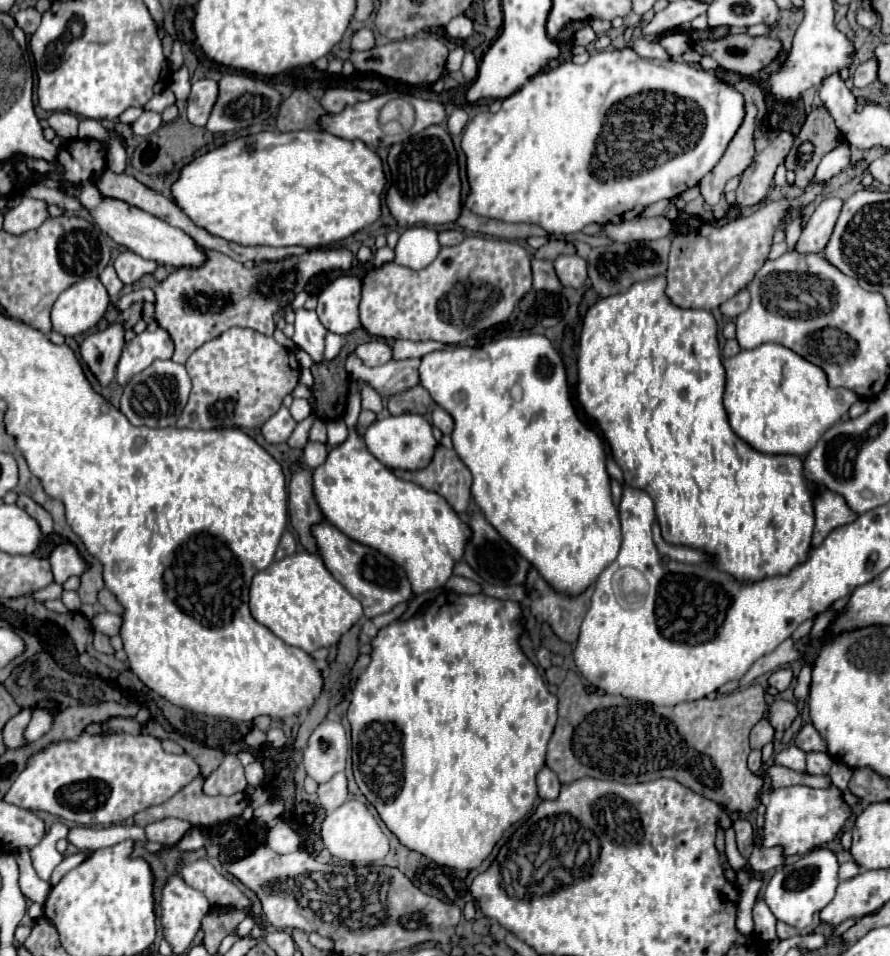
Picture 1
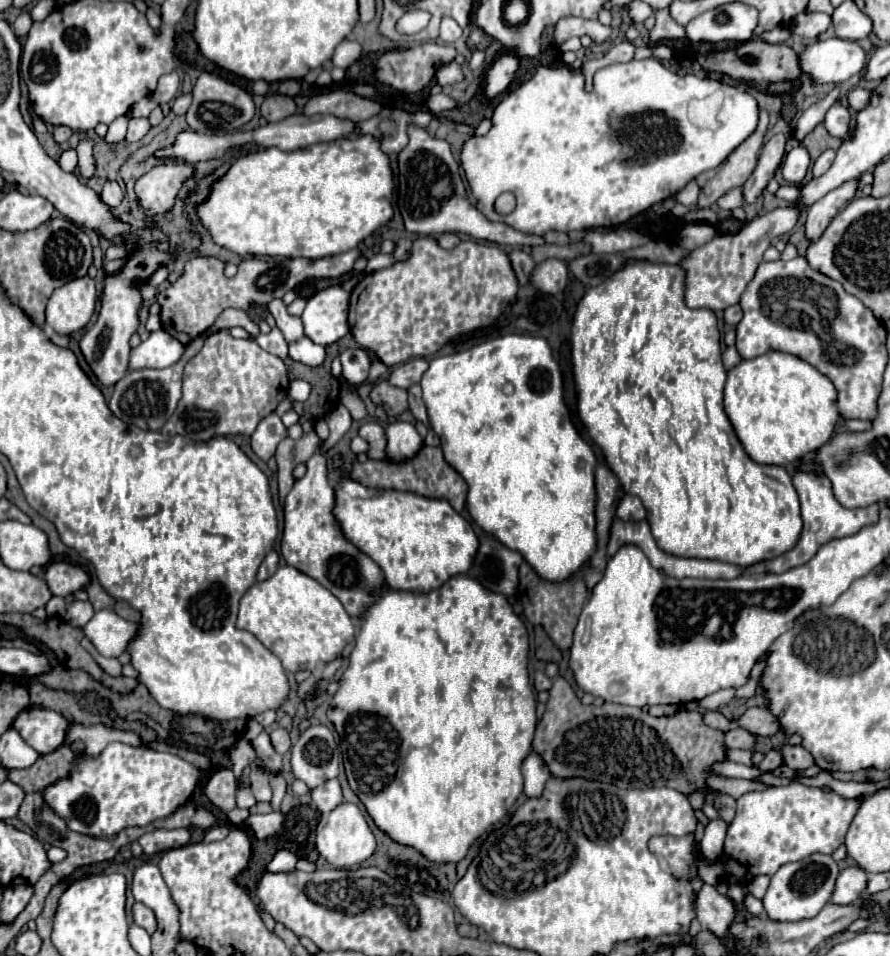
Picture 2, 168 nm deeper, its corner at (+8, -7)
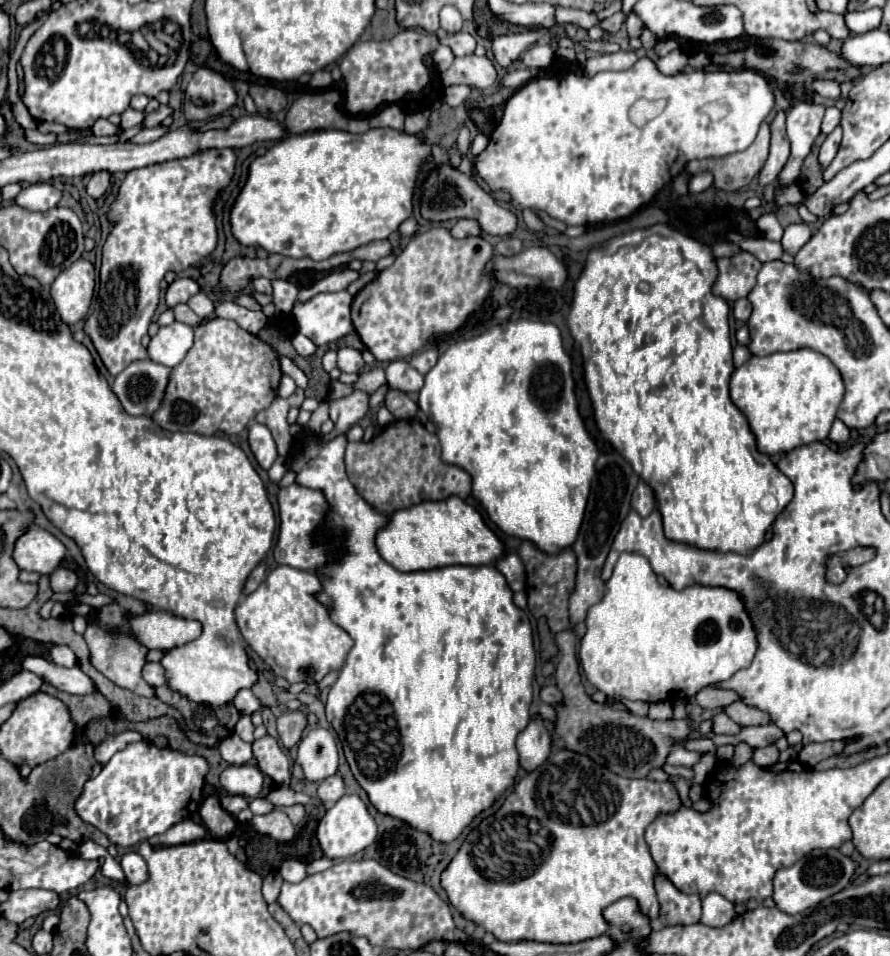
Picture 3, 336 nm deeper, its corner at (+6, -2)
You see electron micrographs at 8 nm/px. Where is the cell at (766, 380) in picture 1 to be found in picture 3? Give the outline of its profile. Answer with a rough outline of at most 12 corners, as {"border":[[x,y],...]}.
{"border":[[809,348],[753,356],[731,400],[763,454],[827,438],[843,380]]}

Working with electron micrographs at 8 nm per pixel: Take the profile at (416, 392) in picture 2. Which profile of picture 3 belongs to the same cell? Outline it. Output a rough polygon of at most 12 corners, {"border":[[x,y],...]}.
{"border":[[405,360],[391,362],[385,376],[391,388],[419,392],[423,376]]}

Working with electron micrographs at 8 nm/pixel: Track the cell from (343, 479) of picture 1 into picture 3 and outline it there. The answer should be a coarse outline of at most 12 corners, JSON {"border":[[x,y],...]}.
{"border":[[459,496],[391,514],[401,572],[495,564],[505,544]]}

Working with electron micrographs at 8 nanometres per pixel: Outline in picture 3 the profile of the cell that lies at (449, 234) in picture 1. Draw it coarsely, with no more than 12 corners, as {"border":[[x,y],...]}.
{"border":[[463,218],[451,228],[455,238],[483,236],[479,222]]}

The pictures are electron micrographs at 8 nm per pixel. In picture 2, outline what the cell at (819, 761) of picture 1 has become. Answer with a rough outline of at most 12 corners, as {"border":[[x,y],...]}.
{"border":[[785,745],[785,763],[795,771],[815,765],[813,755],[799,747]]}

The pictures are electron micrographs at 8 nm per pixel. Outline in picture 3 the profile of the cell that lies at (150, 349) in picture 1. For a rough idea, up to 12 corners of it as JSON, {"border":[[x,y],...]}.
{"border":[[181,322],[159,328],[149,358],[177,366],[193,346],[193,328]]}

